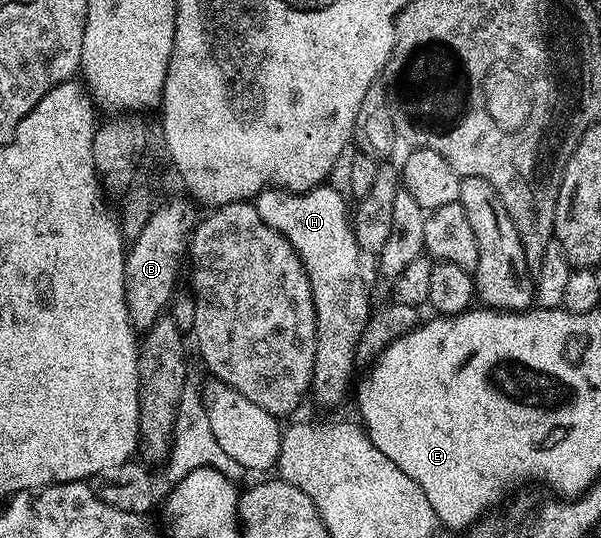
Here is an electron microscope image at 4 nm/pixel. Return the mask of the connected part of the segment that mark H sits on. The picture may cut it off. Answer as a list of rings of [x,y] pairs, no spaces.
[[[323,185],[311,191],[267,187],[253,200],[258,216],[288,240],[308,273],[312,301],[316,305],[316,361],[312,395],[326,407],[336,406],[350,387],[350,374],[356,371],[354,350],[372,310],[370,295],[362,280],[364,259],[356,245],[348,207],[346,211],[346,199],[343,192]]]

